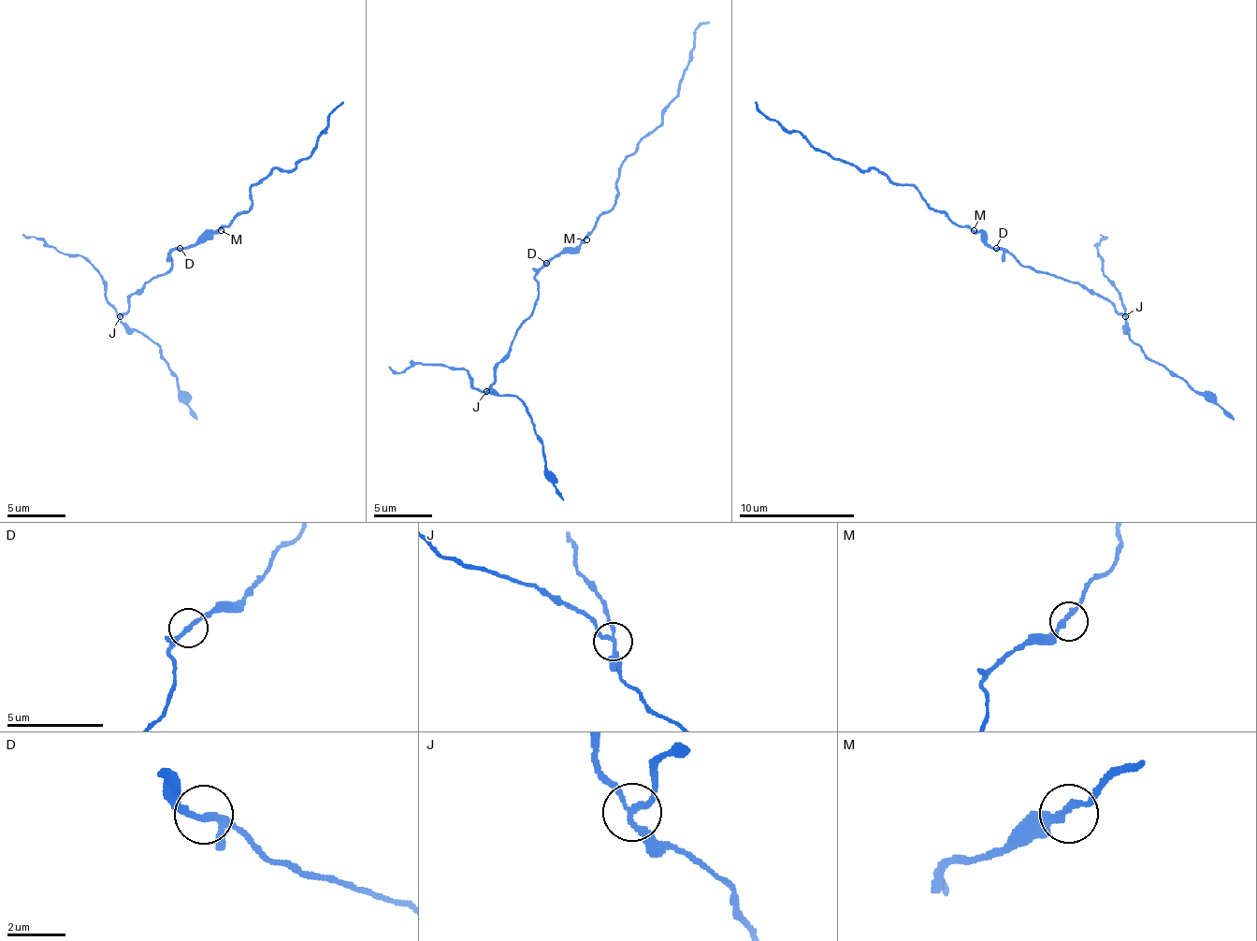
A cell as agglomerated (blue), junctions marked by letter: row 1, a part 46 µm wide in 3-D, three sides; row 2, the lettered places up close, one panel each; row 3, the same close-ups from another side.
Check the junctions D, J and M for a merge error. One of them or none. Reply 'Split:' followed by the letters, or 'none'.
Split: J

